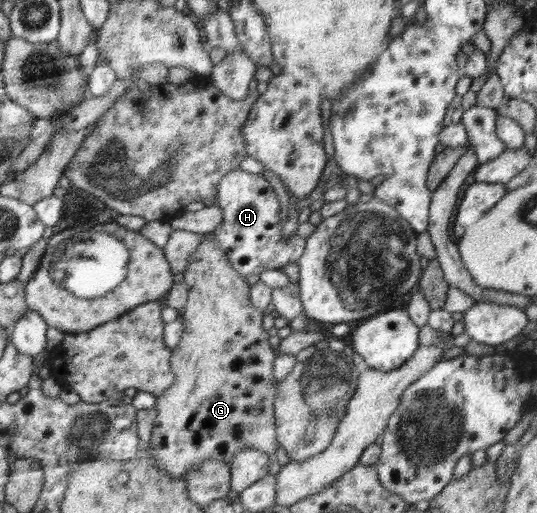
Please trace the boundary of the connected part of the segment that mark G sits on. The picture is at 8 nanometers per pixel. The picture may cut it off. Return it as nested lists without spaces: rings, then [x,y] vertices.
[[[212,233],[207,234],[202,239],[200,245],[198,245],[194,253],[190,256],[187,270],[182,274],[181,280],[189,287],[188,299],[184,306],[186,311],[184,311],[184,316],[179,317],[183,321],[184,331],[180,343],[171,350],[170,367],[175,375],[174,383],[162,395],[157,396],[157,402],[155,403],[154,408],[157,411],[157,416],[154,424],[155,428],[150,438],[150,458],[155,461],[156,469],[160,469],[162,473],[166,473],[172,479],[179,480],[182,480],[190,469],[196,469],[199,463],[206,460],[222,460],[228,464],[234,457],[234,454],[238,453],[238,450],[242,448],[257,449],[274,458],[274,453],[280,446],[276,439],[275,415],[273,414],[273,403],[277,394],[277,381],[273,374],[273,363],[277,355],[268,342],[268,338],[270,337],[268,331],[262,328],[264,311],[252,305],[250,301],[249,293],[251,286],[246,283],[242,276],[234,271],[230,260],[224,251],[222,251],[219,241],[213,238]]]

